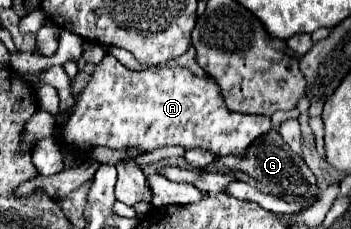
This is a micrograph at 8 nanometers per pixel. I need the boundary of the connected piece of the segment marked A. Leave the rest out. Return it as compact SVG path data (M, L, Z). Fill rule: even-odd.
M112 54L102 60L88 86L76 96L74 112L62 128L62 146L86 154L94 146L126 148L138 146L152 152L160 146L206 148L220 156L242 154L254 138L268 132L268 116L230 112L214 78L194 76L188 68L152 66L144 72L124 68Z

